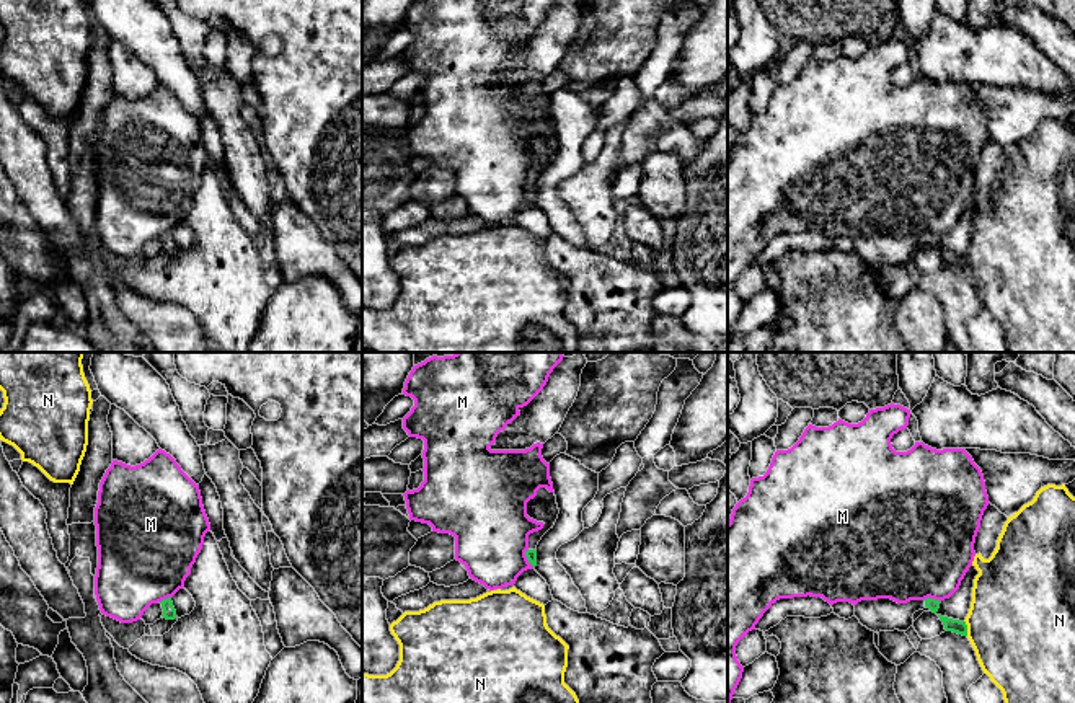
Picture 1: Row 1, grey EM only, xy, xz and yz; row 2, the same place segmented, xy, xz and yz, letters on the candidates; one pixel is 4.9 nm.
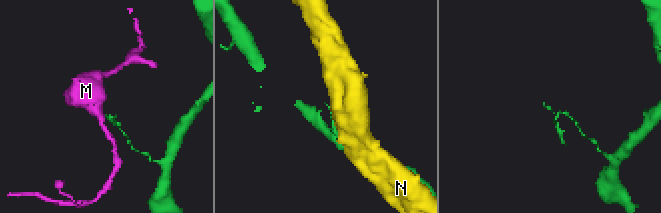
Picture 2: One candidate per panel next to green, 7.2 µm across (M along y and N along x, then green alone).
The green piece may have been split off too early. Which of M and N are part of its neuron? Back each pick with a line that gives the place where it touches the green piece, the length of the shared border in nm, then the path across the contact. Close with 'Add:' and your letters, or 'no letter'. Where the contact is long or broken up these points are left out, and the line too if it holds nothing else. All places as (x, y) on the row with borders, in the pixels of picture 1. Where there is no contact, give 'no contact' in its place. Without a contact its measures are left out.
Add: no letter

